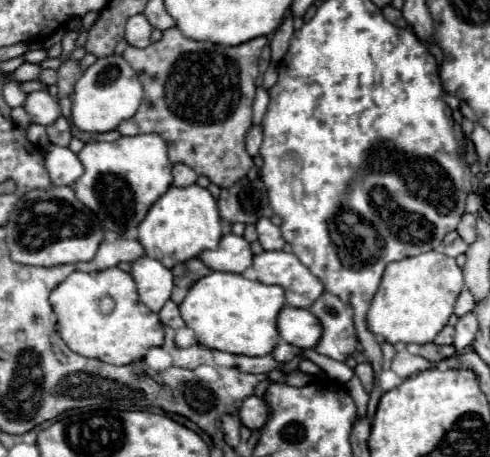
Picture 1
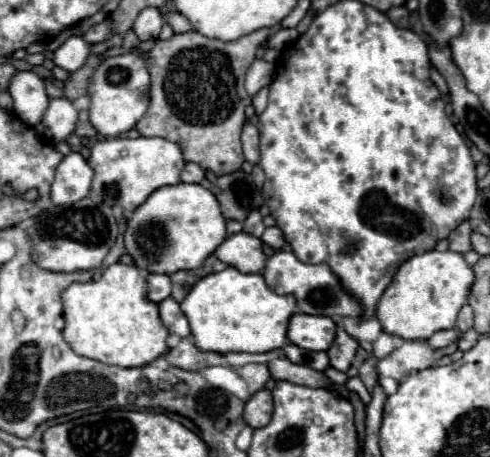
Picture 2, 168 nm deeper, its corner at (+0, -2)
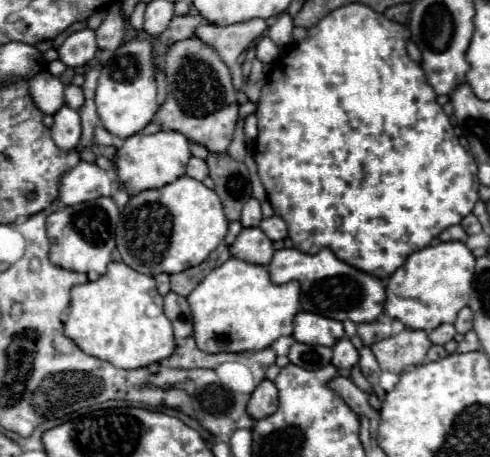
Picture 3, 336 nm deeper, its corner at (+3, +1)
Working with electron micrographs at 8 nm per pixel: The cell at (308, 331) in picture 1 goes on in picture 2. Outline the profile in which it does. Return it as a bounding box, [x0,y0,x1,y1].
[287,313,337,351]

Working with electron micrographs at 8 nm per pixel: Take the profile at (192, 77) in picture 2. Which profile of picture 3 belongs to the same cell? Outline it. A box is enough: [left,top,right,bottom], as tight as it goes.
[152,36,238,154]

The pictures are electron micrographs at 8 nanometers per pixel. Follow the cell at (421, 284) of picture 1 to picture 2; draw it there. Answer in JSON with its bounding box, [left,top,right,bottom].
[377,251,473,339]

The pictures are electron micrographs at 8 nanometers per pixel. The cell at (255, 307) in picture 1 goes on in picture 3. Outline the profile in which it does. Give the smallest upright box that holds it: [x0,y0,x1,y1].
[188,258,300,352]

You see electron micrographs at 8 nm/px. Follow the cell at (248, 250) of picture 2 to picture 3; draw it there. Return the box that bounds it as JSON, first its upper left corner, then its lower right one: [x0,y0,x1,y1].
[230,228,272,266]

